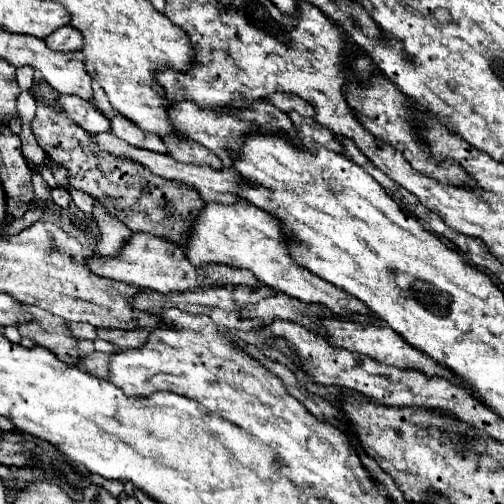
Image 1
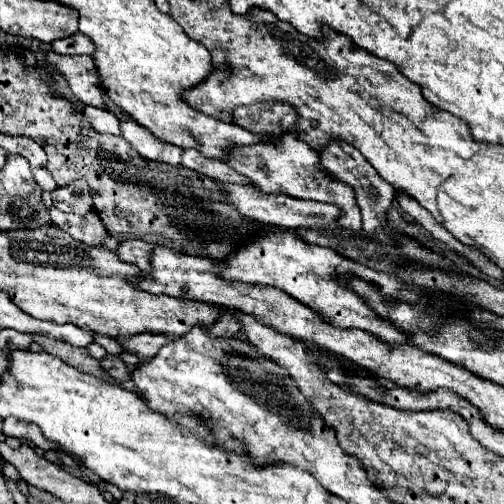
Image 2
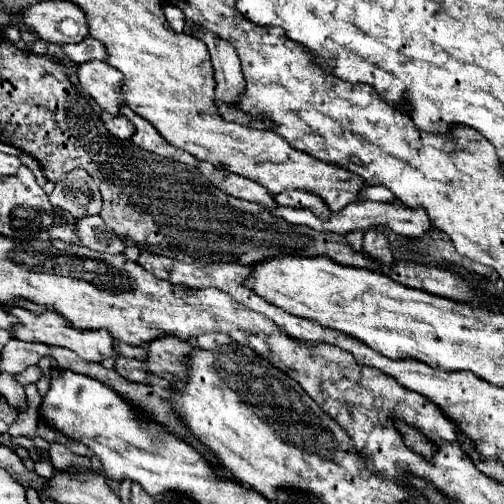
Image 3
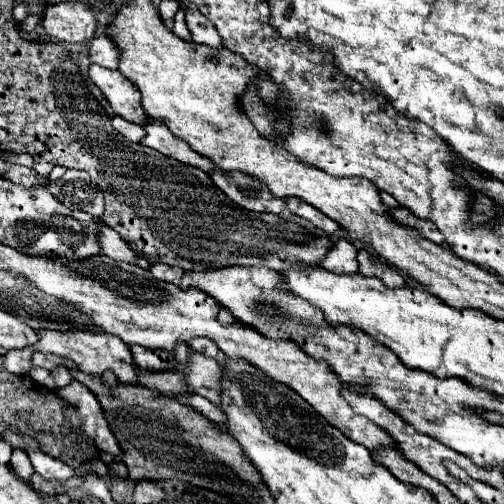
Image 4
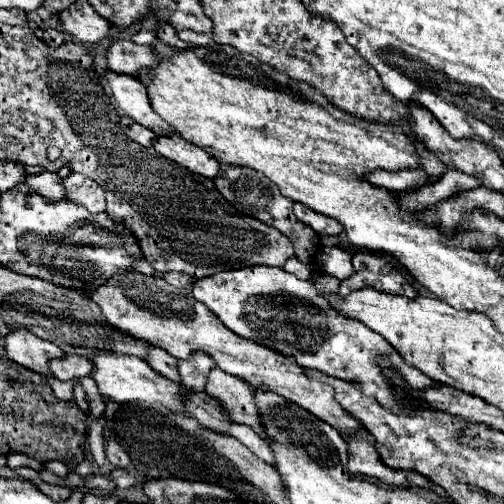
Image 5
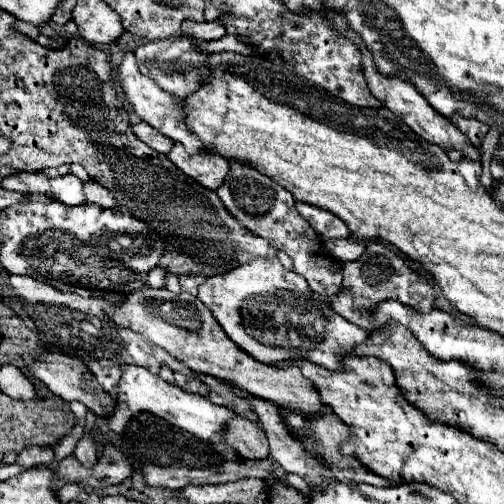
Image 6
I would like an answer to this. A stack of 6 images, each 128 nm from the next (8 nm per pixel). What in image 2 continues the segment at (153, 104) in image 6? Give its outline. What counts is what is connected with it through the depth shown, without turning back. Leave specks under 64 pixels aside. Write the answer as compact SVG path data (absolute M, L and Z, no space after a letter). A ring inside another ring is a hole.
M46 52L46 64L50 64L66 78L72 94L80 102L104 108L104 100L100 96L102 84L98 80L98 72L90 56L60 56L56 52Z

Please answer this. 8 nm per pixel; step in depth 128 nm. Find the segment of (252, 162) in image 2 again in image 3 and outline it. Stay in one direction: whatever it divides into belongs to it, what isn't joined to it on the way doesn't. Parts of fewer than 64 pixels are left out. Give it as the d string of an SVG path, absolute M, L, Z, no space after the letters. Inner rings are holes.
M364 186L360 190L360 196L358 196L358 200L372 200L384 203L390 203L394 199L395 196L385 186ZM288 190L284 194L272 194L274 202L280 206L294 206L294 208L312 208L312 212L316 212L318 216L328 216L330 208L328 204L312 192L306 190Z

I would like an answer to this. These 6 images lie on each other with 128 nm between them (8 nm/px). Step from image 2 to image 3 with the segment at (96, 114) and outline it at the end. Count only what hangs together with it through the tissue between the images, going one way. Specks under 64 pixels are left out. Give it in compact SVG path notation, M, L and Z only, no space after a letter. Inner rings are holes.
M102 112L100 114L100 120L102 120L102 124L108 128L108 132L110 134L114 134L114 136L118 136L118 138L130 138L132 136L132 122L128 122L122 114L120 116L112 116L112 114L108 114L108 112Z

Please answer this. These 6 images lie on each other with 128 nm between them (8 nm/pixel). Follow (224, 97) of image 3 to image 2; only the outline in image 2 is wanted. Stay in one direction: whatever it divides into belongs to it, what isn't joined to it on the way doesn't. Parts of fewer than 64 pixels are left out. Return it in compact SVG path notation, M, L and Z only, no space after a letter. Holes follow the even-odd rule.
M274 100L256 102L234 110L234 122L258 136L290 130L290 126L296 120L298 120L298 112L294 110L294 106L286 102L274 102Z

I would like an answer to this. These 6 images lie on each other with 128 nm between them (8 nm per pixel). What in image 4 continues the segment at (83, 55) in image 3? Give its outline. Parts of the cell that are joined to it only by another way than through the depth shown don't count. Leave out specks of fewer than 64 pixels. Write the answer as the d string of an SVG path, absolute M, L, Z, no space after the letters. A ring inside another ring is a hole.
M106 36L92 38L86 46L88 46L88 60L90 62L100 64L104 68L116 70L116 66L118 66L118 52L114 50L114 44L110 42L110 38L106 38Z

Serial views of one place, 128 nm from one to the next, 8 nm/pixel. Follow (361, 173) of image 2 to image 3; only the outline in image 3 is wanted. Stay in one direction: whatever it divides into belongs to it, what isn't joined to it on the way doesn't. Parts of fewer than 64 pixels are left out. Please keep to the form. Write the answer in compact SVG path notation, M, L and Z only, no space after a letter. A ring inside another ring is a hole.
M368 228L364 234L364 252L382 264L392 264L392 246L382 228Z

